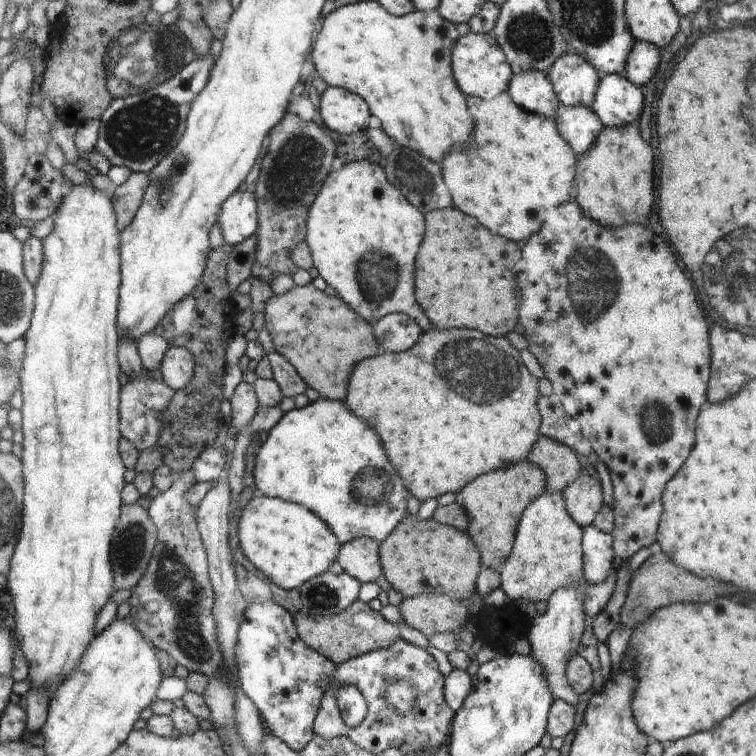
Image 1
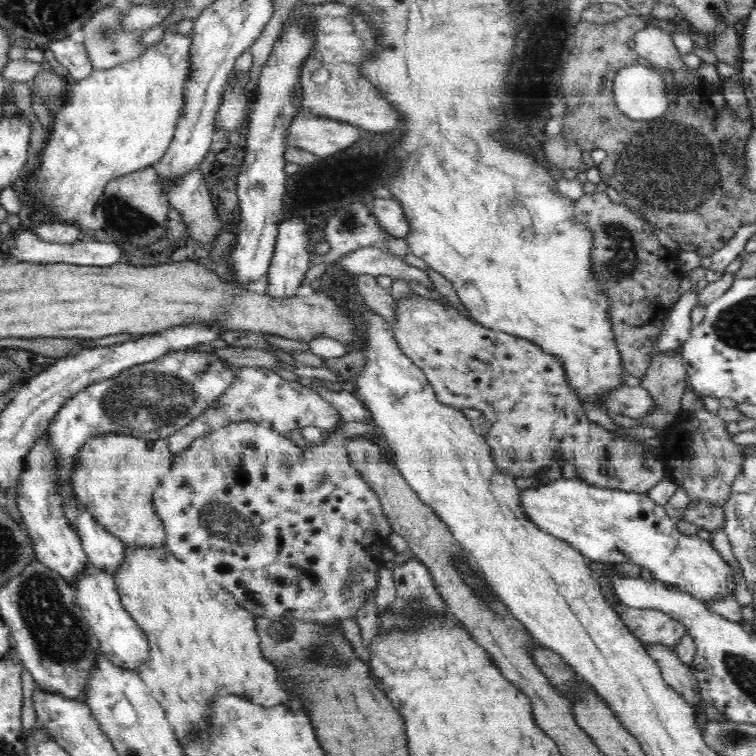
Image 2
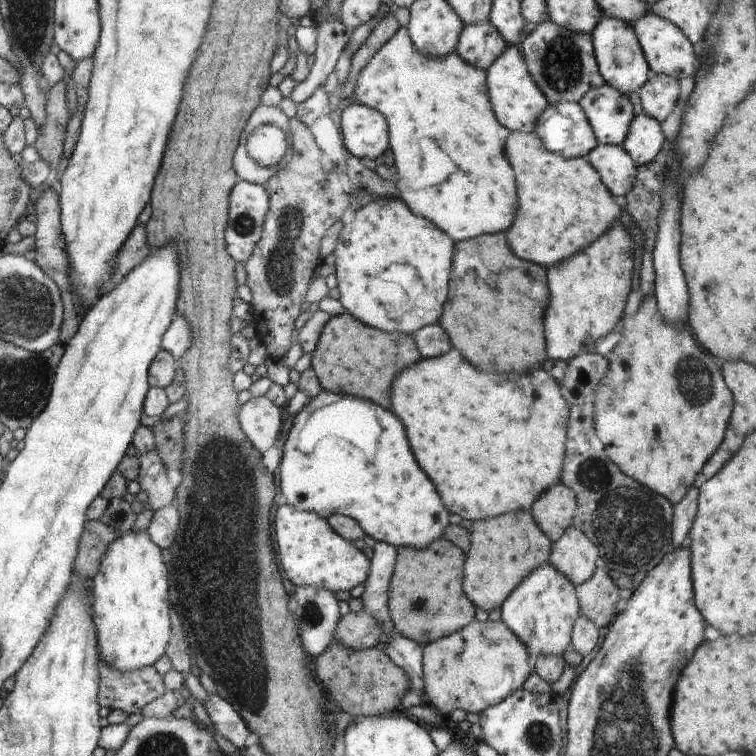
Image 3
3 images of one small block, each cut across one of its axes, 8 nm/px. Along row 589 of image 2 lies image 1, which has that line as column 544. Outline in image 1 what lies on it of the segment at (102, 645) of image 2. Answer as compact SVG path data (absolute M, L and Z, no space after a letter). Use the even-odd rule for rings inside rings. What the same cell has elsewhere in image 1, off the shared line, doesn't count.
M532 70L513 75L508 94L520 108L529 113L553 119L559 111L559 96L550 78L543 72Z

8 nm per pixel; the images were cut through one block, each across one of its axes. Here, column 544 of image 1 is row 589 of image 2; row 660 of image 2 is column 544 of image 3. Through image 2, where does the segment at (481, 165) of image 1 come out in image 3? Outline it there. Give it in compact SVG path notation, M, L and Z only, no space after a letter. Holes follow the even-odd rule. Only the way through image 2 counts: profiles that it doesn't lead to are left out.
M512 131L512 140L508 140L508 158L512 160L512 164L516 164L516 180L520 180L520 212L516 212L516 224L512 224L506 236L516 256L536 264L544 264L544 268L551 269L584 251L604 233L612 230L622 210L616 204L616 198L608 192L599 171L586 157L568 159L542 148L543 141L535 132Z

